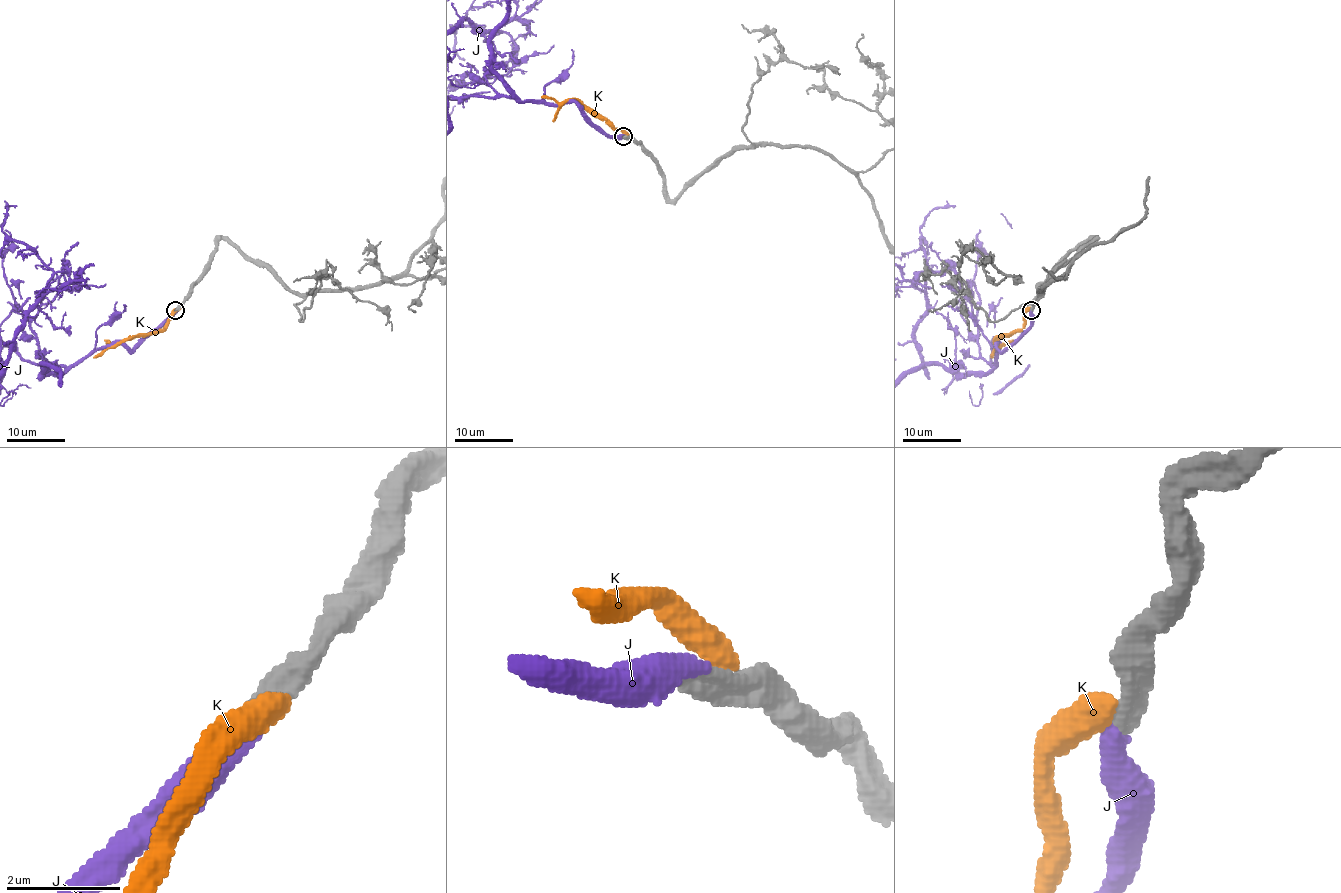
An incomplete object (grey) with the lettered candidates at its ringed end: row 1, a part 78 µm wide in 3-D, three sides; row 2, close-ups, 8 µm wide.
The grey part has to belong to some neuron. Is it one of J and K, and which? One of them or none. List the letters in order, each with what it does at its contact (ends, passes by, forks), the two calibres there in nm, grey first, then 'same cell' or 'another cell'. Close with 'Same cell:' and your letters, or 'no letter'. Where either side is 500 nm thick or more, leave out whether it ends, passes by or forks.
J: it ends; calibres 420 and 480 nm; same cell
K: calibres 500 and 480 nm; another cell
Same cell: J

